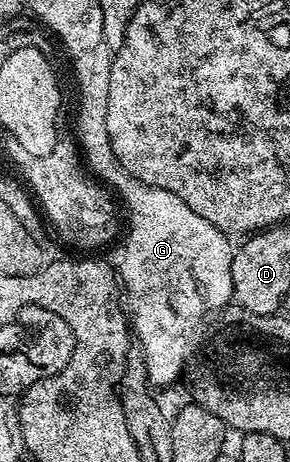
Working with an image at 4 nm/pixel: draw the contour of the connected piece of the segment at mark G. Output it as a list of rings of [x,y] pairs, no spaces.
[[[76,106],[75,117],[75,140],[83,154],[84,164],[98,182],[106,186],[114,185],[118,193],[116,196],[121,196],[129,208],[129,234],[121,249],[121,262],[116,262],[115,269],[123,282],[123,297],[131,314],[131,333],[143,351],[150,386],[173,385],[177,376],[186,372],[195,346],[202,340],[201,328],[212,319],[213,313],[230,304],[233,295],[231,263],[235,252],[234,242],[229,242],[232,240],[219,231],[219,227],[207,223],[203,215],[195,215],[195,211],[191,211],[183,199],[171,195],[171,191],[143,184],[117,163],[117,157],[111,151],[111,139],[107,135],[107,109],[82,109]]]

